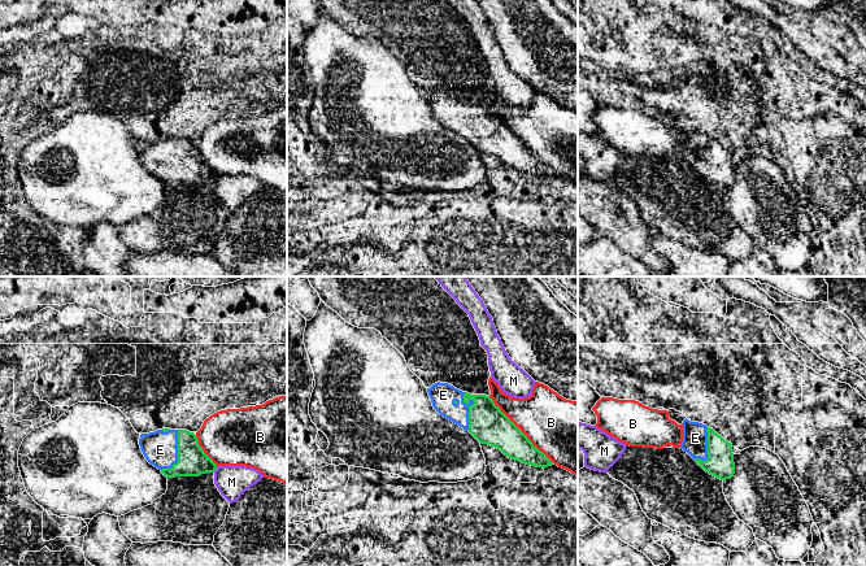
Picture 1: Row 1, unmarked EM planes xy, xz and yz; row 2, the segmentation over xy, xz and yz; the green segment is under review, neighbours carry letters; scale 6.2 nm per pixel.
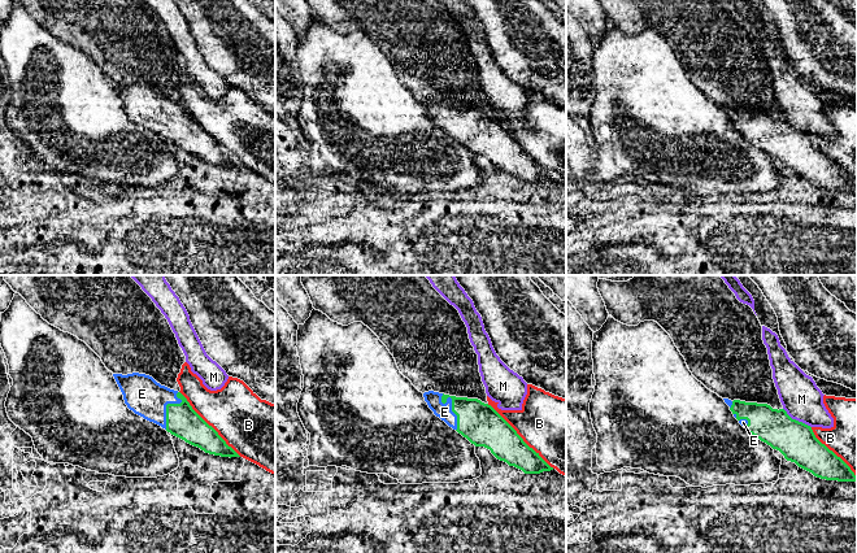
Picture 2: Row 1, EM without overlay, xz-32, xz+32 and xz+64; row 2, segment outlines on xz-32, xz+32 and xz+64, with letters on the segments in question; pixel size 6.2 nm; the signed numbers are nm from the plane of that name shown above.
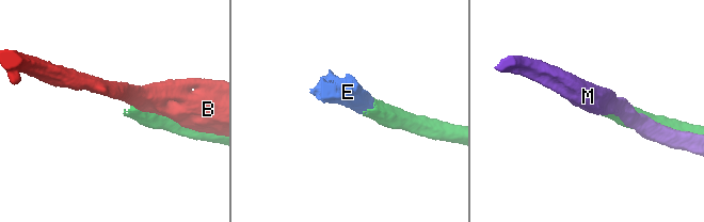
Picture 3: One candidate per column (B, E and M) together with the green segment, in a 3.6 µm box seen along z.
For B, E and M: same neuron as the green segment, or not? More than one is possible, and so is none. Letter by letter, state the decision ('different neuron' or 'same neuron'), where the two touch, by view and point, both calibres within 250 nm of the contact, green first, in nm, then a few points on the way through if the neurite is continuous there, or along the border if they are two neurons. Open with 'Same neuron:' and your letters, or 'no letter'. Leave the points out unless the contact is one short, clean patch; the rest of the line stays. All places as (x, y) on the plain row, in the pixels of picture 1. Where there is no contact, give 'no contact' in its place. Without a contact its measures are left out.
Same neuron: E
B: different neuron; contact xz (519, 139); calibres 240 and 360 nm
E: same neuron; contact xz (469, 121); calibres 240 and 160 nm; way xz (487, 133), (477, 122), (469, 121), (452, 113), (443, 104)
M: different neuron; contact xy (216, 177); calibres 180 and 190 nm

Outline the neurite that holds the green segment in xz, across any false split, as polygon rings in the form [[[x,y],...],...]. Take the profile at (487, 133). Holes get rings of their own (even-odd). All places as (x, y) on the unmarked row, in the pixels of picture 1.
[[[448,92],[427,97],[434,118],[469,140],[480,153],[500,158],[512,169],[536,177],[553,171],[486,104],[470,104]]]

